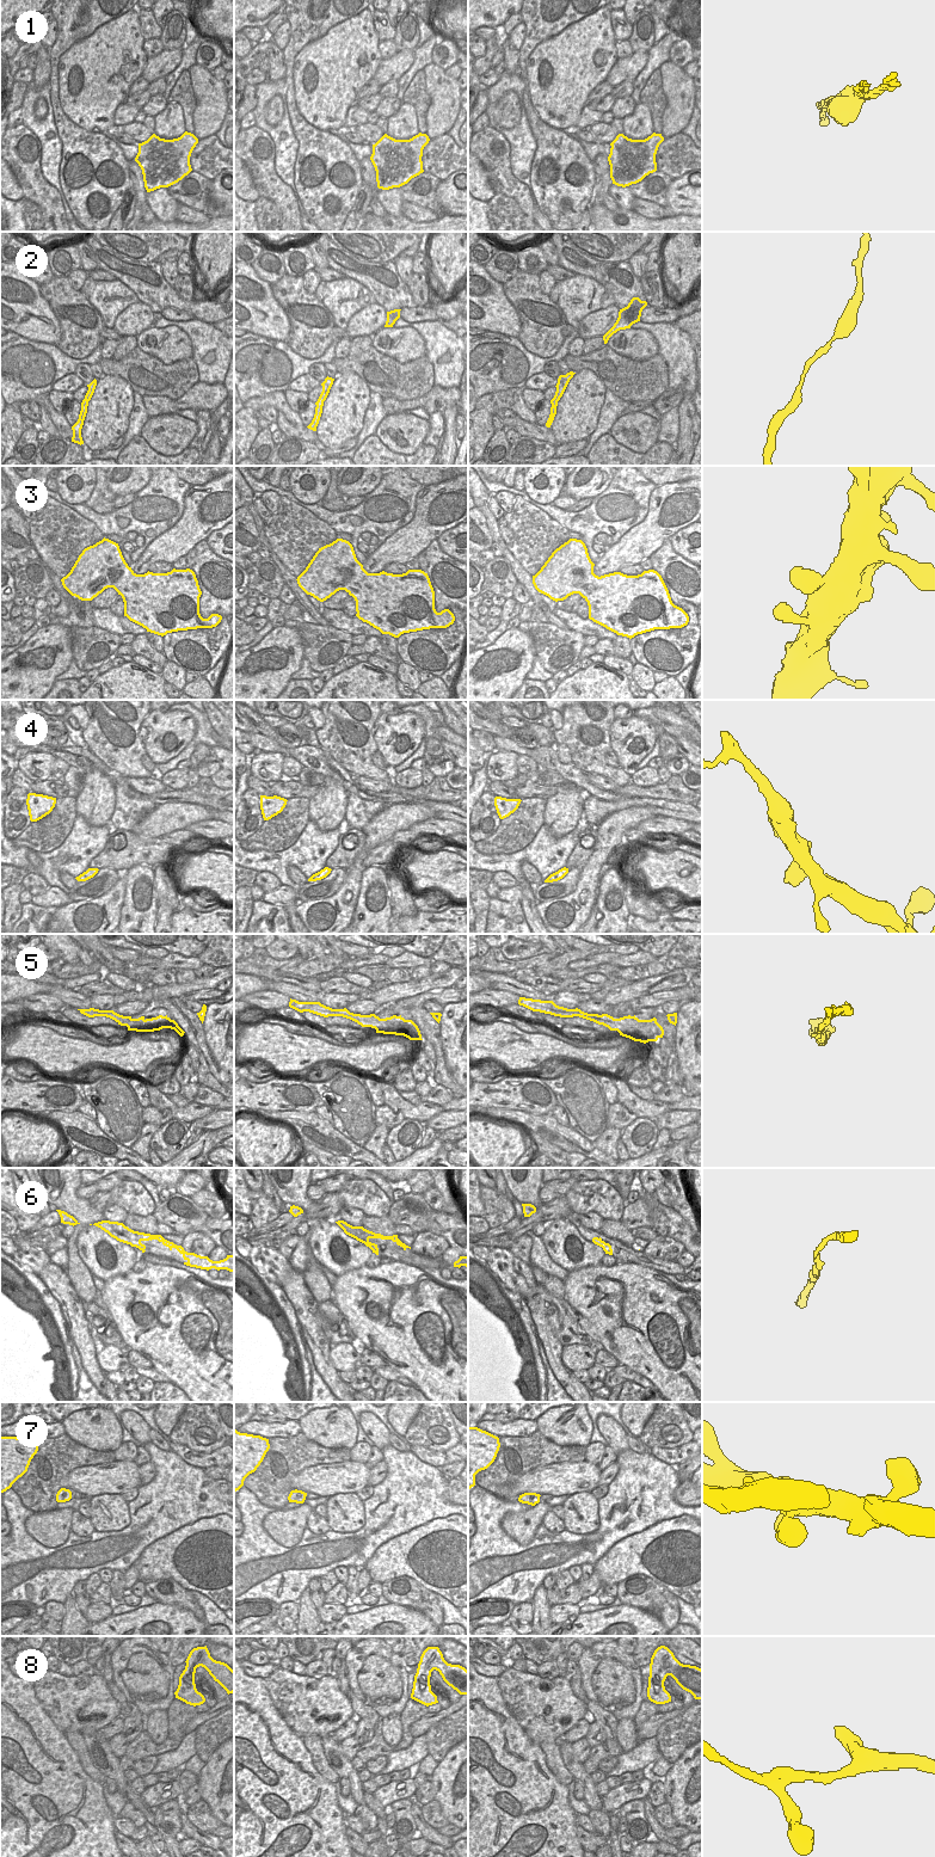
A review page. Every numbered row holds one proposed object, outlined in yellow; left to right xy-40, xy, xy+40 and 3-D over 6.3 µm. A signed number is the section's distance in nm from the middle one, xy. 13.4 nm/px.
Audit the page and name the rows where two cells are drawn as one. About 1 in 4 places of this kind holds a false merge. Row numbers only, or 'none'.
1

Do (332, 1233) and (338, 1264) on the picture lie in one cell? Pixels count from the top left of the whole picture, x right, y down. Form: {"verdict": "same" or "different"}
{"verdict": "same"}

